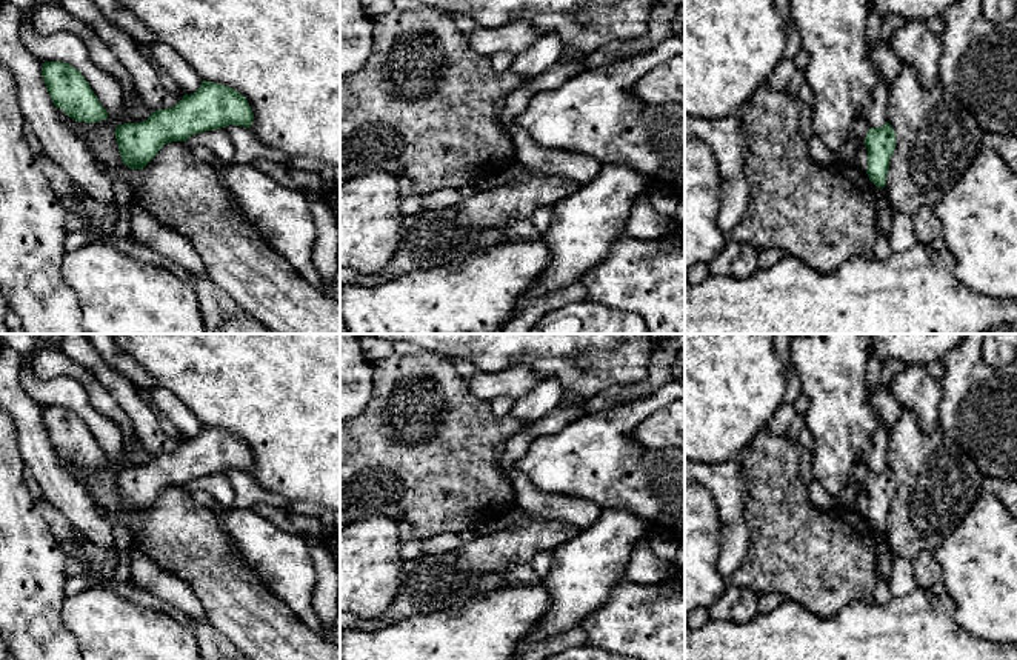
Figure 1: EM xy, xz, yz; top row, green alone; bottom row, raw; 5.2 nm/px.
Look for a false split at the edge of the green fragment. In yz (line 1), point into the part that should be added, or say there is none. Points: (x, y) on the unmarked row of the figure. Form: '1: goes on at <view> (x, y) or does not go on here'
1: does not go on here

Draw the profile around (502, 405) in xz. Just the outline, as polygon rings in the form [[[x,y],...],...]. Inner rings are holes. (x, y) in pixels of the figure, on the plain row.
[[[497,397],[491,402],[492,412],[495,415],[508,415],[515,403],[514,397]]]

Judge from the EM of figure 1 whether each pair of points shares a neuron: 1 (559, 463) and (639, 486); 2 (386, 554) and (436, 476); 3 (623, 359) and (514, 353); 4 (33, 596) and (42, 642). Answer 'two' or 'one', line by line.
1: one
2: two
3: one
4: one

